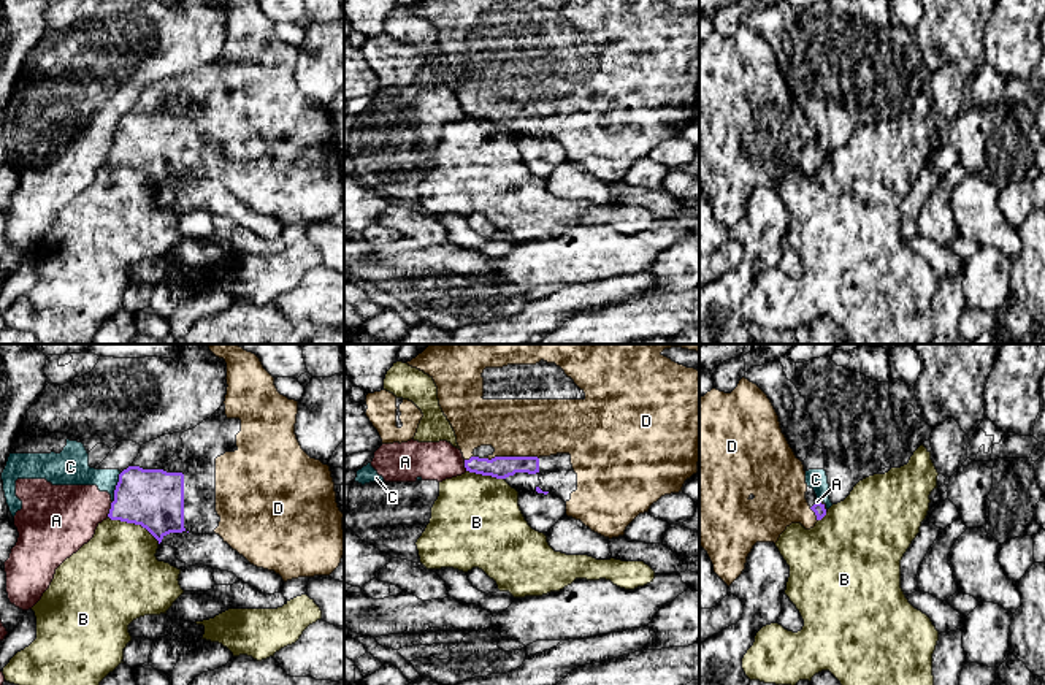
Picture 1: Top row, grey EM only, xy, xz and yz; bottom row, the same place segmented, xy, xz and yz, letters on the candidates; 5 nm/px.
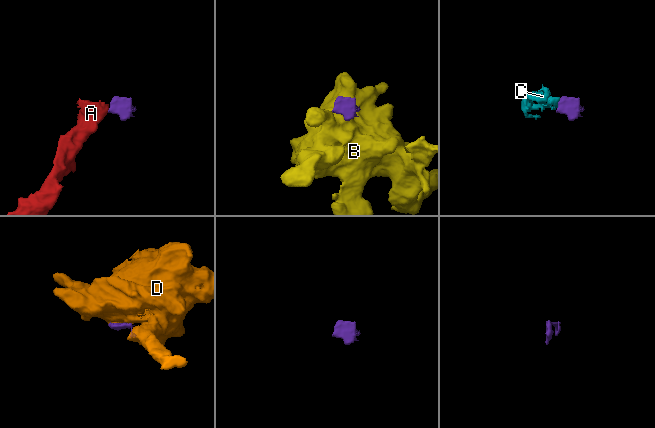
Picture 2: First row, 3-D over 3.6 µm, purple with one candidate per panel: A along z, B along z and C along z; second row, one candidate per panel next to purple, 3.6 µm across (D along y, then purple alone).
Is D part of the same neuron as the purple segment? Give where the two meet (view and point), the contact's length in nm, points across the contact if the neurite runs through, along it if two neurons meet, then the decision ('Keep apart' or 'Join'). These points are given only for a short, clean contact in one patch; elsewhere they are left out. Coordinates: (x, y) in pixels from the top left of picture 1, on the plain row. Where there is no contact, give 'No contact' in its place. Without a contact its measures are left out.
Touches purple at xz (511, 102). Shared border 280 nm. Path across: xz (500, 111), (511, 102), (538, 73). Join

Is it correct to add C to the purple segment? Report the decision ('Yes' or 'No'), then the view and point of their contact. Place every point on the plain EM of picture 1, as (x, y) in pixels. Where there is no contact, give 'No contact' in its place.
No. Touches purple at xy (116, 132)

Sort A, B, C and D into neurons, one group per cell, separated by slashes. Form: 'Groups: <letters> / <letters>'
Groups: A C / B / D

